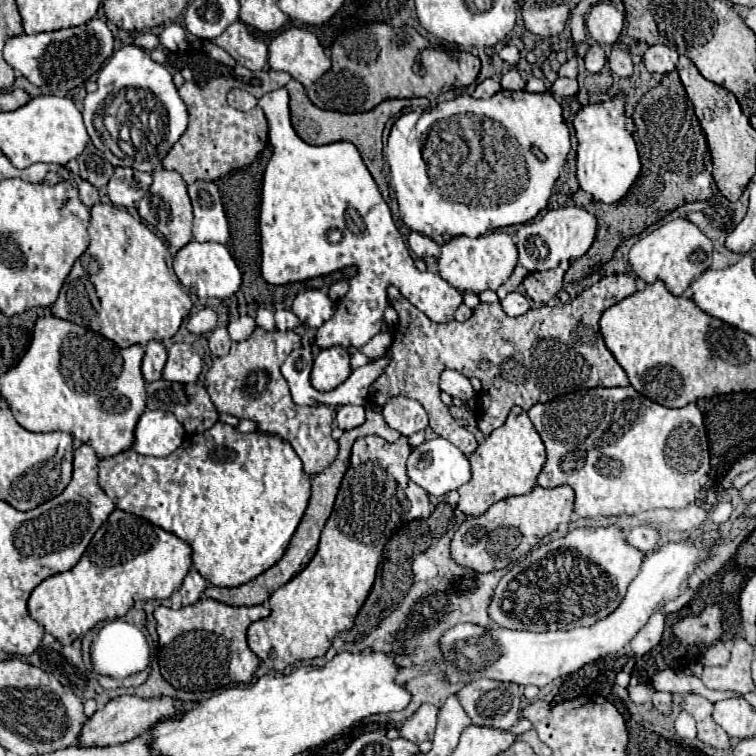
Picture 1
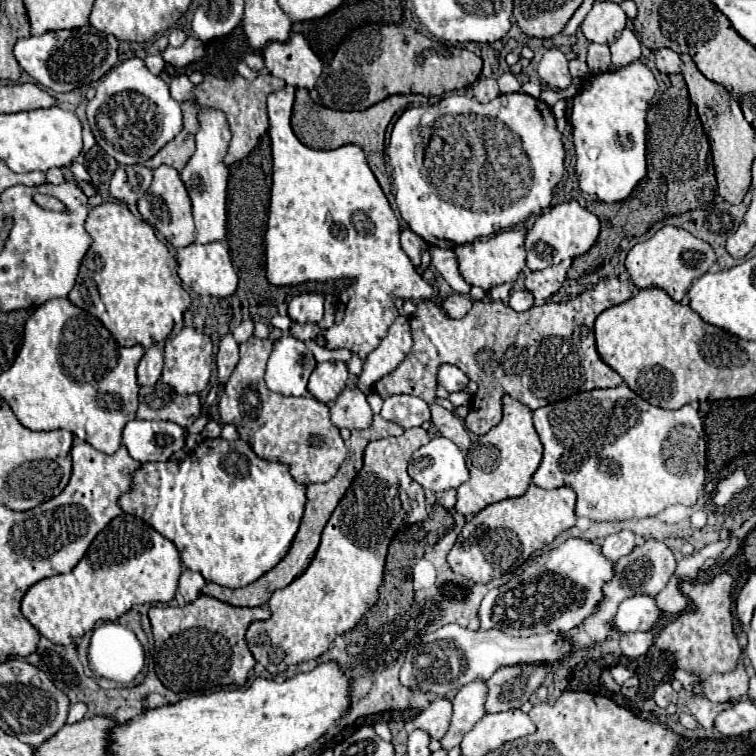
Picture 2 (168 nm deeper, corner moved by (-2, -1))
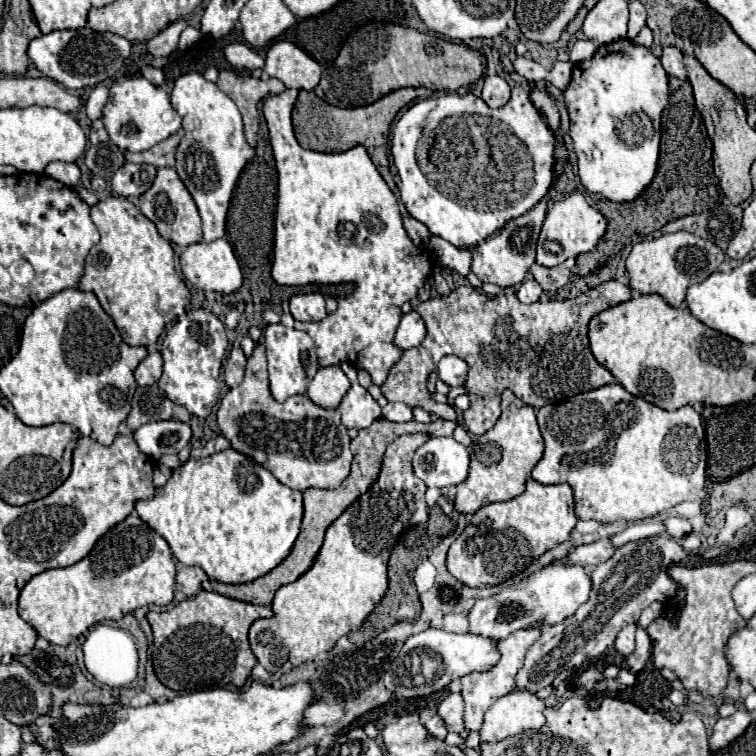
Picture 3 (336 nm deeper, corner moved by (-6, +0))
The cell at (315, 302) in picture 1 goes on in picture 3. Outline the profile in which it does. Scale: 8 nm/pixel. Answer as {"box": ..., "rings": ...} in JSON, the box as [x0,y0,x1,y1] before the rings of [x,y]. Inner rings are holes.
{"box":[290,293,326,321],"rings":[[[320,293],[294,295],[290,299],[290,313],[296,321],[320,321],[326,317],[324,297]]]}

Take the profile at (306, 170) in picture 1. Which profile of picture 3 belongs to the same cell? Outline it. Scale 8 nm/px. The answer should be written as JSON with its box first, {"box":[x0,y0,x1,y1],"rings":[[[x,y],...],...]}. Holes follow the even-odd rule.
{"box":[262,89,432,385],"rings":[[[286,89],[284,93],[280,95],[274,95],[274,97],[266,97],[264,105],[262,105],[262,113],[264,113],[264,119],[268,123],[268,131],[270,131],[270,143],[272,143],[272,149],[274,149],[274,161],[276,161],[276,169],[278,173],[278,191],[277,191],[277,206],[276,214],[274,217],[274,265],[272,265],[272,277],[278,285],[285,286],[304,286],[311,283],[318,283],[324,285],[334,285],[334,283],[358,283],[354,293],[344,297],[344,301],[338,301],[338,309],[334,313],[330,313],[326,319],[322,321],[314,321],[307,323],[300,323],[300,329],[306,331],[314,343],[316,343],[316,353],[318,353],[318,363],[322,367],[328,367],[328,365],[342,365],[342,363],[350,363],[354,369],[364,369],[370,373],[372,381],[376,385],[382,385],[388,377],[388,371],[392,369],[392,365],[396,365],[396,361],[400,361],[402,357],[402,349],[398,349],[394,345],[394,333],[396,333],[396,327],[400,323],[400,317],[402,317],[402,305],[406,301],[412,301],[416,299],[418,295],[418,289],[424,285],[426,277],[432,273],[432,261],[430,255],[422,249],[418,249],[412,239],[408,237],[406,229],[402,227],[402,217],[400,217],[400,211],[398,211],[398,203],[396,203],[396,197],[394,193],[390,191],[390,187],[386,185],[386,181],[382,179],[382,175],[378,173],[378,169],[374,167],[372,159],[368,157],[366,149],[362,145],[356,145],[344,153],[318,153],[318,151],[306,151],[298,145],[296,137],[294,137],[294,131],[292,131],[292,119],[290,119],[290,113],[292,113],[292,107],[294,107],[294,101],[298,97],[298,91],[296,89]]]}

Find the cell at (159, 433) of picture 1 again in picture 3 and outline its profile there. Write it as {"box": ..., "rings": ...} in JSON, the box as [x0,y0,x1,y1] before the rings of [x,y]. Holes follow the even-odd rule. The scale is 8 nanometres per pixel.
{"box":[134,421,192,461],"rings":[[[156,421],[146,423],[134,431],[134,439],[142,453],[158,461],[166,453],[180,453],[192,437],[192,429],[182,421]]]}

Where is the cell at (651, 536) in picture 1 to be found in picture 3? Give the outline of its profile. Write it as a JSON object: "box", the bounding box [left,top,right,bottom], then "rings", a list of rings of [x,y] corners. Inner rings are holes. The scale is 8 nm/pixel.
{"box":[564,539,614,569],"rings":[[[600,539],[600,541],[594,541],[590,545],[580,545],[580,547],[574,547],[566,557],[564,557],[564,563],[566,565],[580,565],[584,569],[588,567],[596,567],[600,565],[602,561],[610,559],[614,553],[614,547],[610,545],[610,539]]]}

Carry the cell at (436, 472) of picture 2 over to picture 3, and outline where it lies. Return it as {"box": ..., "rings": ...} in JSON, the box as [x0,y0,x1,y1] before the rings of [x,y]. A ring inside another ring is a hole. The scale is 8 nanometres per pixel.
{"box":[414,437,470,487],"rings":[[[430,437],[414,453],[414,473],[426,487],[450,487],[468,477],[470,453],[454,437]]]}

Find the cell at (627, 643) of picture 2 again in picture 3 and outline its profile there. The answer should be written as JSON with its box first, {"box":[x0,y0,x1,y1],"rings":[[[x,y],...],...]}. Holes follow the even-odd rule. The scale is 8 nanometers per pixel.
{"box":[614,625,636,655],"rings":[[[626,625],[626,627],[618,633],[614,647],[616,647],[616,651],[618,651],[620,655],[630,655],[630,653],[634,651],[634,633],[636,633],[636,625]]]}

